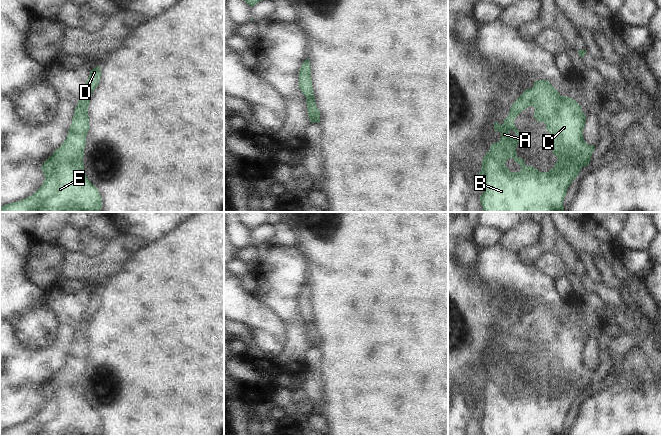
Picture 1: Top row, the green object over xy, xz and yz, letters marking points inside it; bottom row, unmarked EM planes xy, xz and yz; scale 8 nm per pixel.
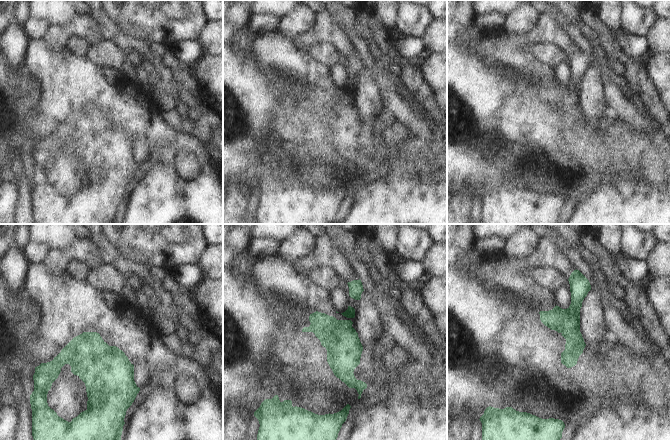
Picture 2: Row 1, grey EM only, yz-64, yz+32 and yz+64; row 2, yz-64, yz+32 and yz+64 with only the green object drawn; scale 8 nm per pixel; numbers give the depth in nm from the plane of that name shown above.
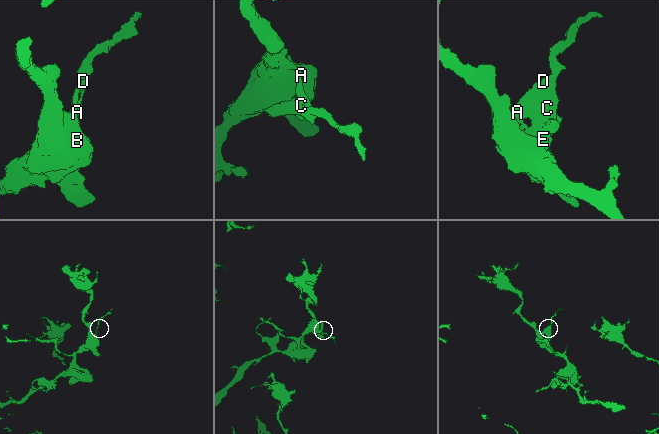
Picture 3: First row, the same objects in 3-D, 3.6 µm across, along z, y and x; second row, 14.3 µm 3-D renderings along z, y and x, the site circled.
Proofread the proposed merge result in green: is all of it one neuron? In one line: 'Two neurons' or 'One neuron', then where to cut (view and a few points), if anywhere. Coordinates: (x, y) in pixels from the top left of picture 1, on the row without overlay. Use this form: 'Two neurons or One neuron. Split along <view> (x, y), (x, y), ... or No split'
One neuron. No split.

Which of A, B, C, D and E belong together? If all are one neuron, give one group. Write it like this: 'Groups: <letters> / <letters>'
Groups: A B C D E.

